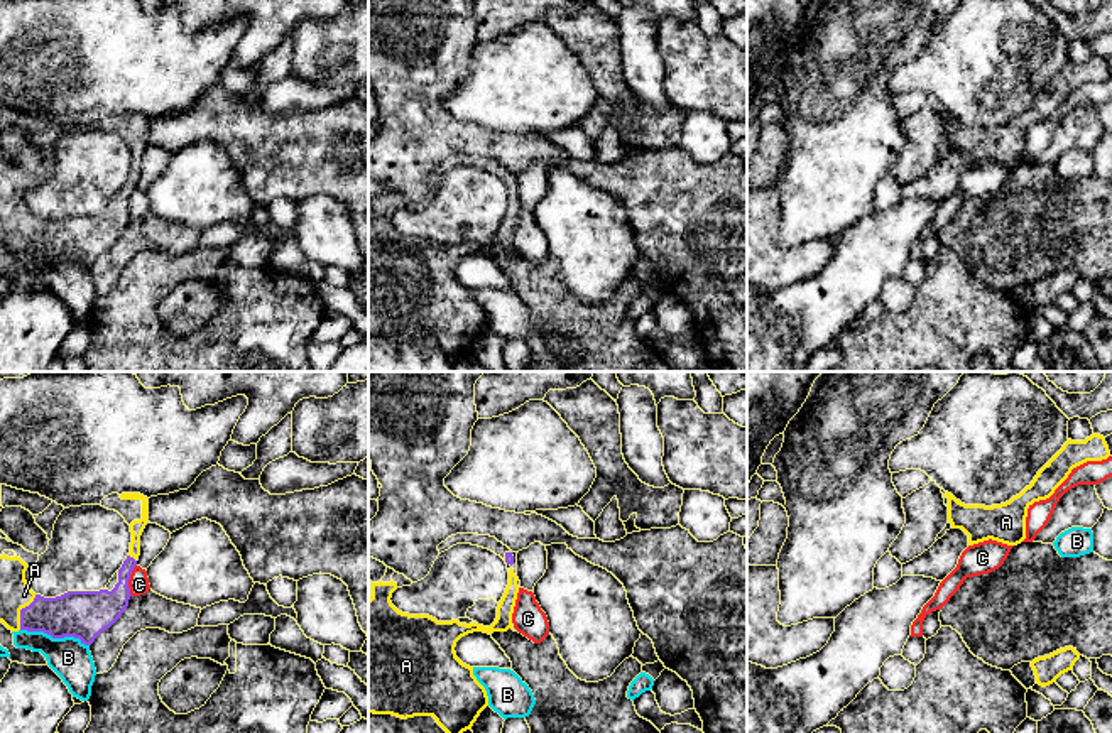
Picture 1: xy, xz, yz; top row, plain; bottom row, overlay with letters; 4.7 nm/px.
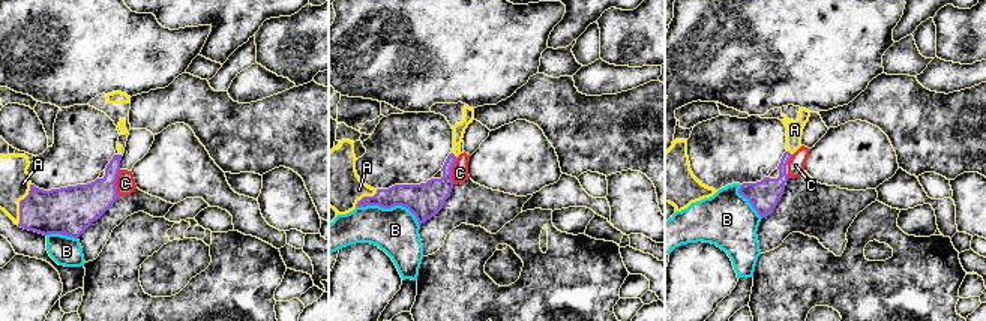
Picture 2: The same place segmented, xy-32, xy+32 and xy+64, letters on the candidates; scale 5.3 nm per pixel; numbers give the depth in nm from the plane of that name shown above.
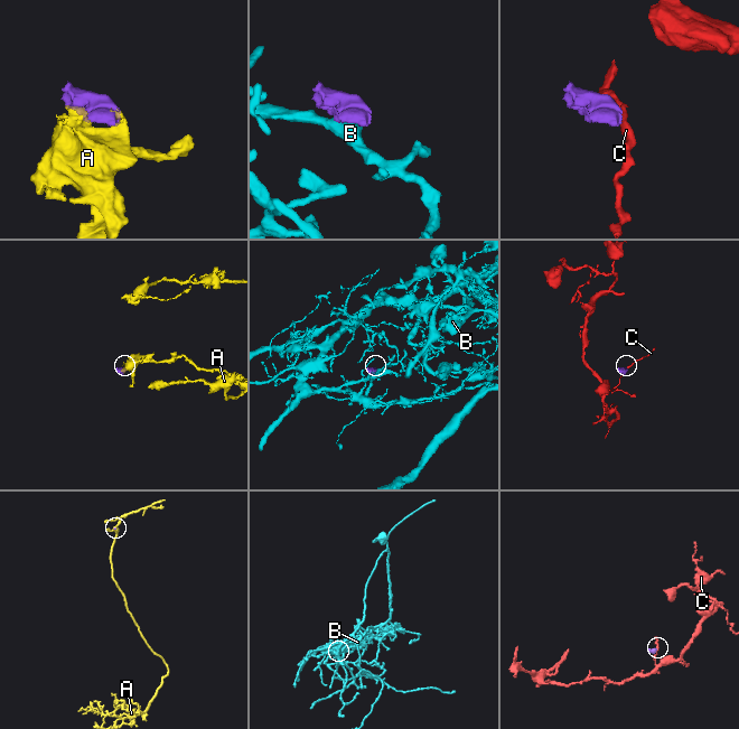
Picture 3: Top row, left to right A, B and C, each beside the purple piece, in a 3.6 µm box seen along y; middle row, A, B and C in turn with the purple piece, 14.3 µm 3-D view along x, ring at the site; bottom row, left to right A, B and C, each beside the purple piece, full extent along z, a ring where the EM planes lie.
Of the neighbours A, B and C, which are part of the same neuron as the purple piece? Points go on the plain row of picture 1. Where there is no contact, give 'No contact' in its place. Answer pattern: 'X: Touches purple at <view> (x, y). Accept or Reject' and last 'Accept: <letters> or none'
A: Touches purple at xy (21, 233). Accept
B: Touches purple at xy (54, 259). Reject
C: Touches purple at xy (129, 200). Reject
Accept: A

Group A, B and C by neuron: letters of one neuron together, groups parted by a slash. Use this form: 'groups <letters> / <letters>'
groups A / B / C

